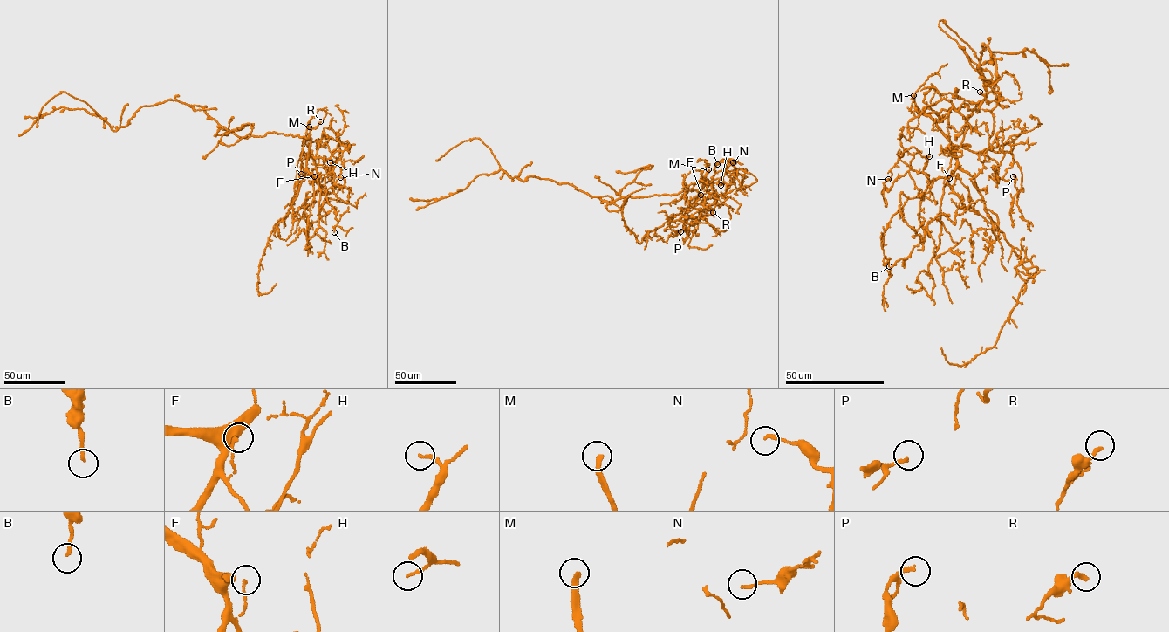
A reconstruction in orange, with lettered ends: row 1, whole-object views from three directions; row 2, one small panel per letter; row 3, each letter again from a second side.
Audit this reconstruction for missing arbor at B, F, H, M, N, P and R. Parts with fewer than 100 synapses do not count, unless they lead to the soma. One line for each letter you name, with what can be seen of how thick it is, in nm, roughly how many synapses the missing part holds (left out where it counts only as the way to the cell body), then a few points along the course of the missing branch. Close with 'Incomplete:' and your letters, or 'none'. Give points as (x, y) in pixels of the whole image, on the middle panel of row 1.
M: 280 nm thick; missing branch runs (708, 169), (716, 169), (753, 138)
Incomplete: M

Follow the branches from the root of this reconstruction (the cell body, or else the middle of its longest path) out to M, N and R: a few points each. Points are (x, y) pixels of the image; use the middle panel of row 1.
M: (652, 195), (677, 194), (687, 188), (690, 189), (708, 169)
N: (652, 195), (690, 189), (704, 176), (694, 198), (725, 173), (727, 161), (733, 162)
R: (652, 195), (690, 189), (704, 176), (706, 183), (687, 216), (698, 220), (713, 212)

